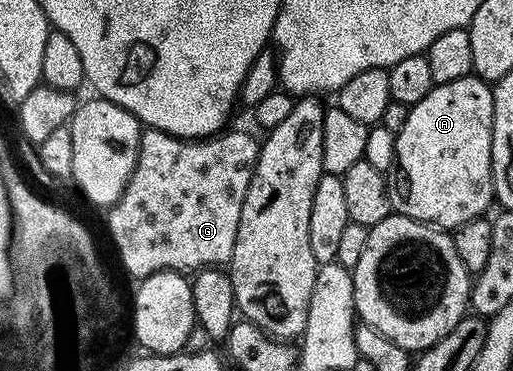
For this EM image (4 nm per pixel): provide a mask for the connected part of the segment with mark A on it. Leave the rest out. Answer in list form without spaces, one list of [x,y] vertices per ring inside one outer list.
[[[470,76],[434,85],[433,90],[427,92],[427,96],[423,96],[423,100],[419,100],[419,104],[409,107],[407,120],[403,124],[401,131],[397,134],[397,167],[388,175],[389,195],[391,196],[391,204],[393,205],[394,211],[403,216],[407,216],[411,220],[428,222],[430,226],[440,226],[442,228],[456,228],[467,224],[471,220],[482,217],[482,215],[486,213],[485,209],[491,204],[494,205],[495,202],[495,195],[493,193],[493,165],[491,164],[492,135],[493,91],[490,83],[485,82],[482,78]]]

